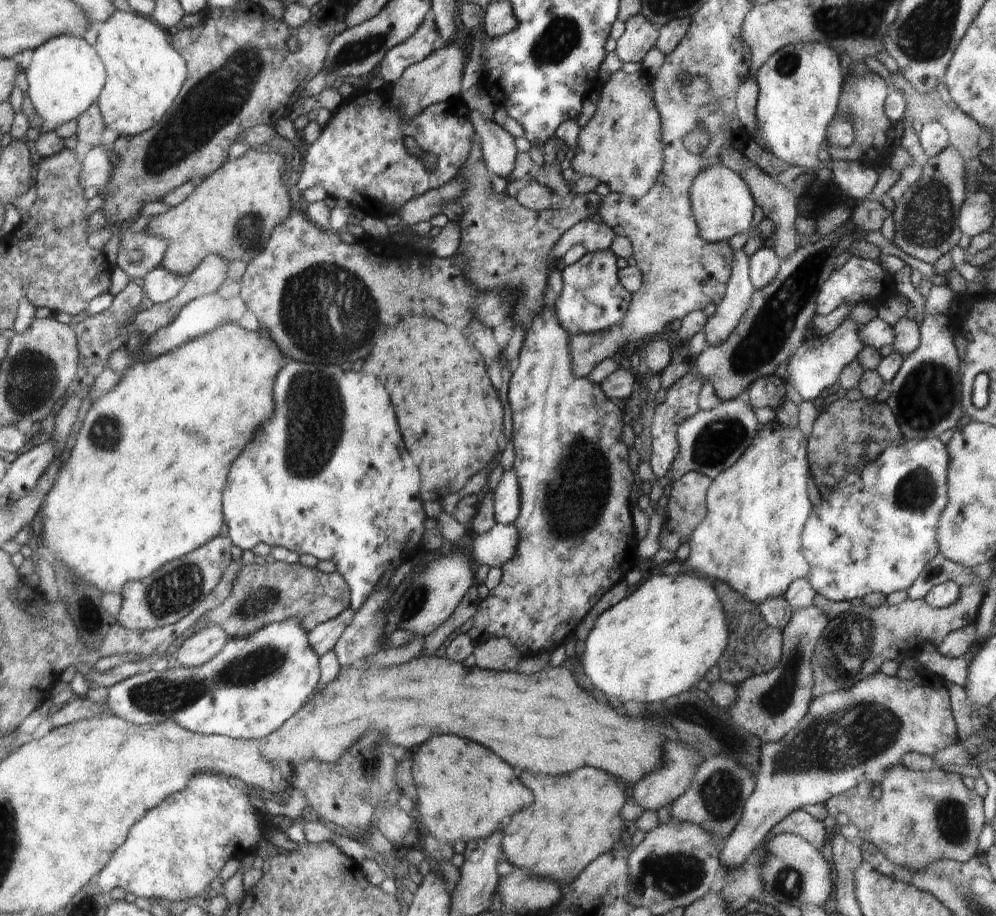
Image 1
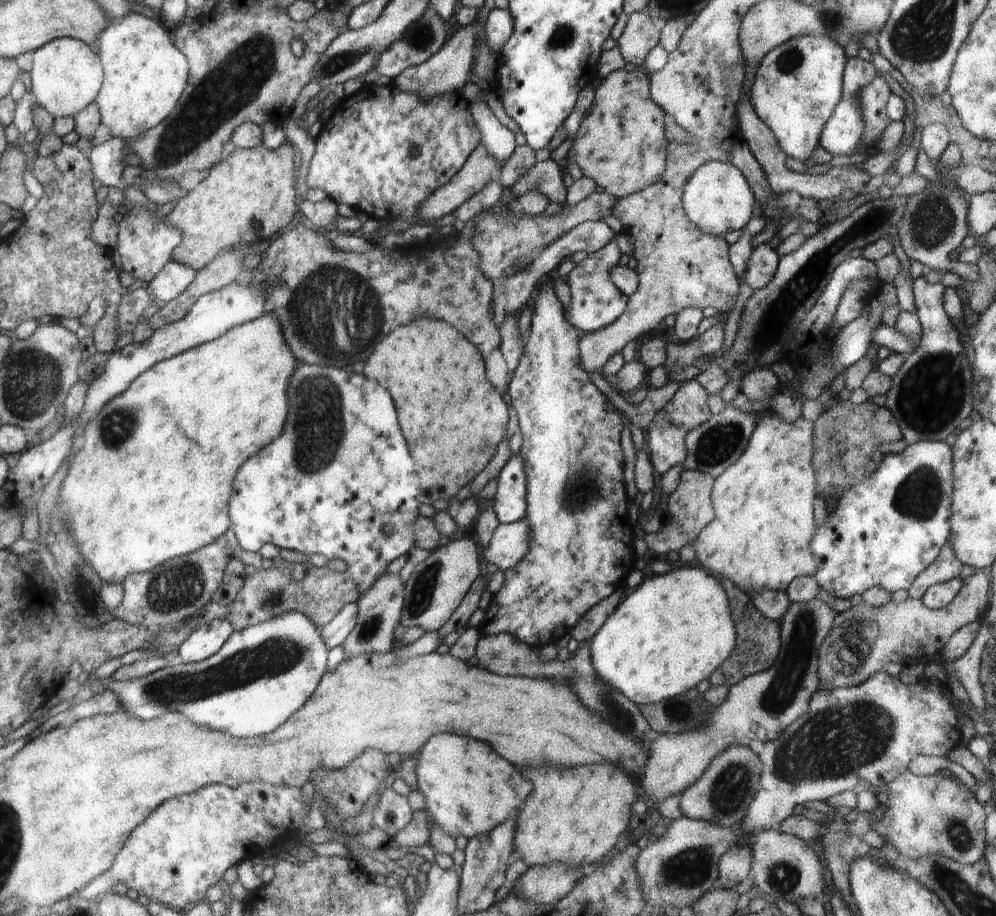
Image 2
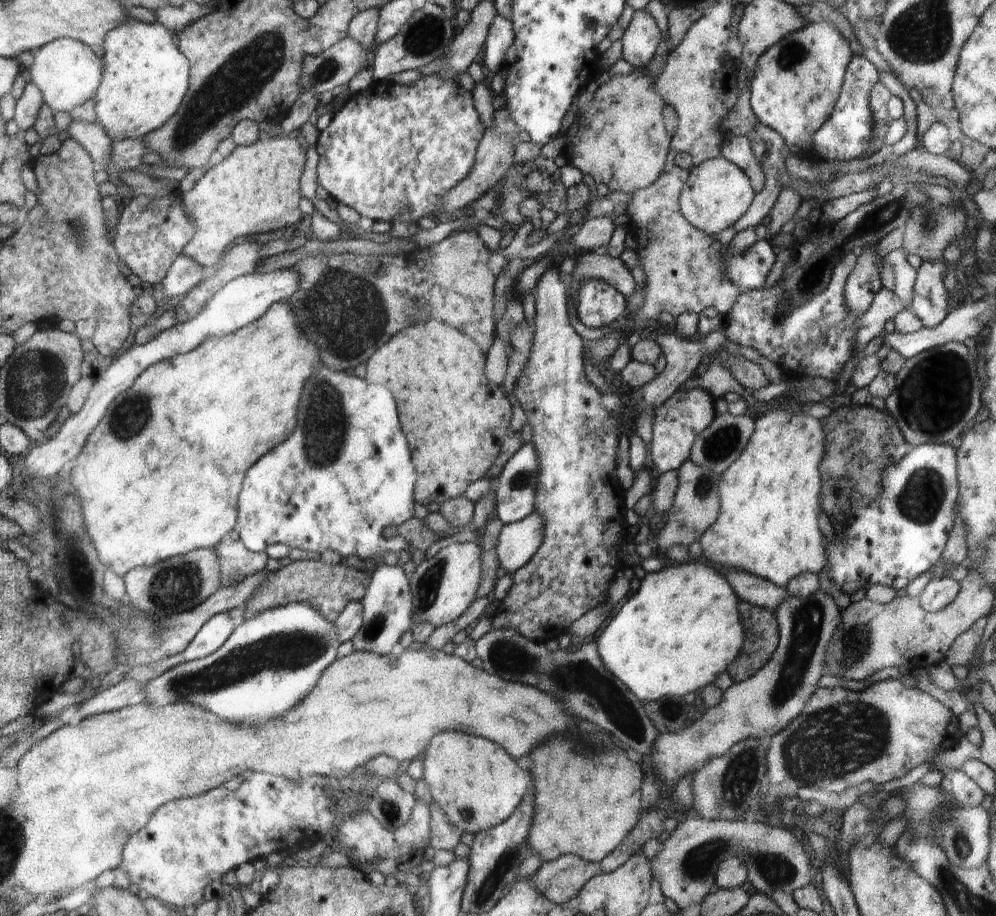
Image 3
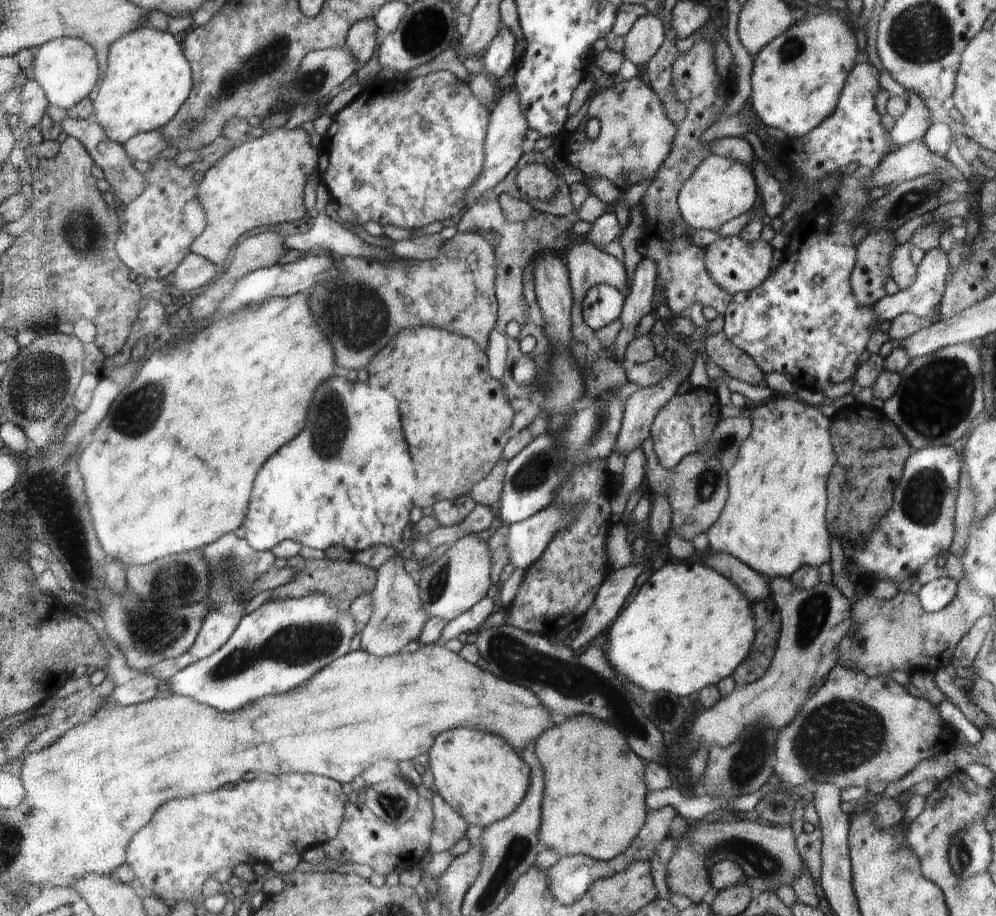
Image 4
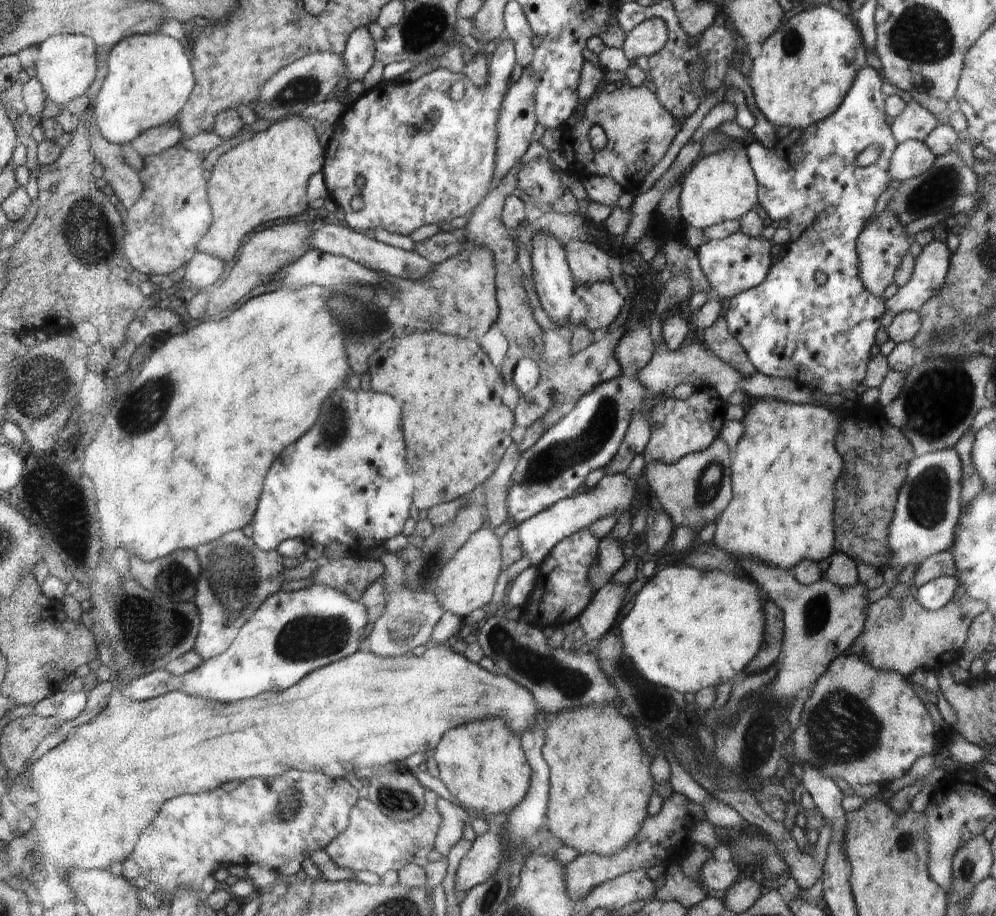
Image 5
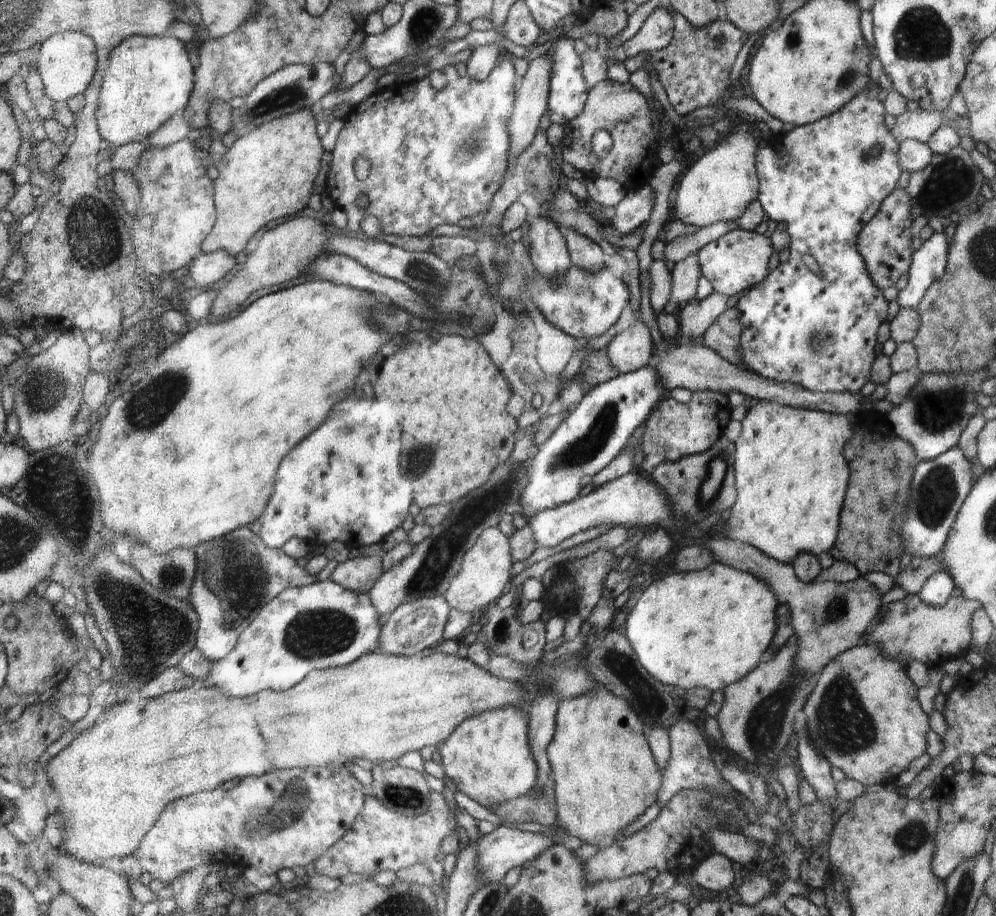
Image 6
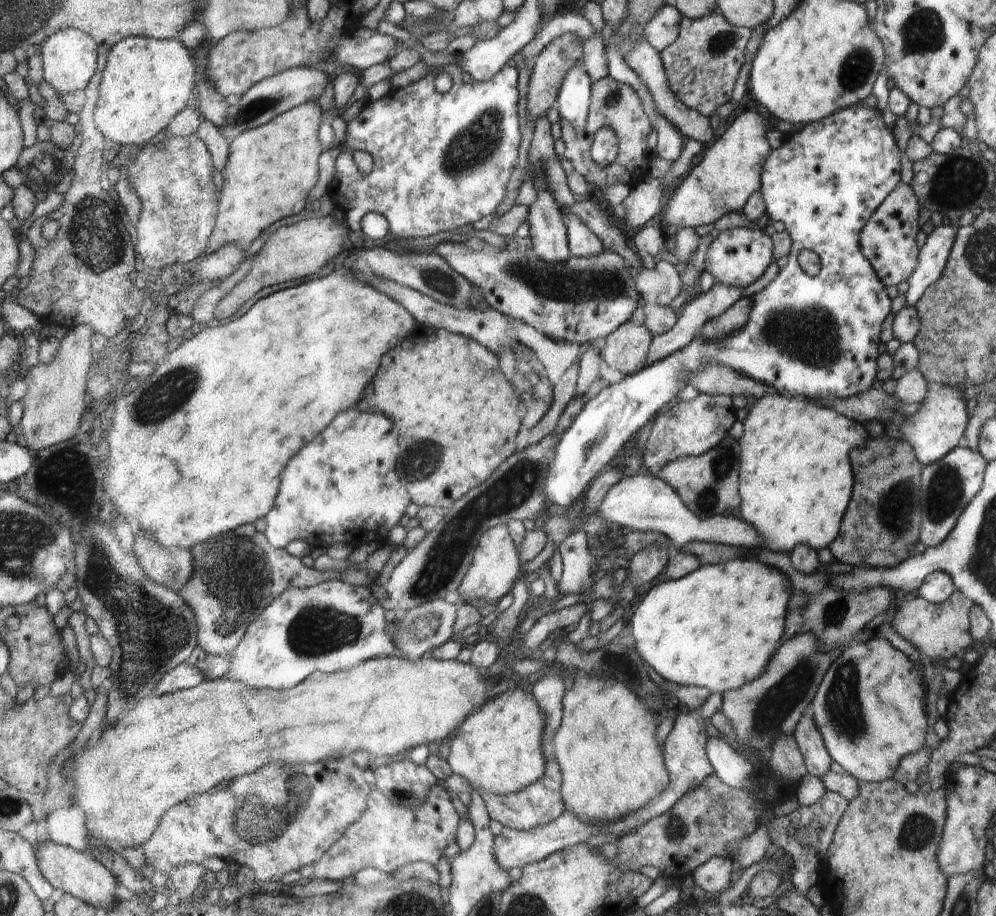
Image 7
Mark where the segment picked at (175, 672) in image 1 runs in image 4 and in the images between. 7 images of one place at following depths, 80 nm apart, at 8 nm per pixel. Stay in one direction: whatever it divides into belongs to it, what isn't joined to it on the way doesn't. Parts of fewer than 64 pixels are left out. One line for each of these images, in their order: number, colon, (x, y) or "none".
2: (264, 675)
3: (277, 657)
4: (281, 645)

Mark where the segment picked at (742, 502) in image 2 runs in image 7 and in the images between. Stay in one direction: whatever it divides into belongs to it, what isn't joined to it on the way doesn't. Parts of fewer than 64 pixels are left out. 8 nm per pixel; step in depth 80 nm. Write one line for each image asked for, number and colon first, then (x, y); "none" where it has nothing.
3: (770, 494)
4: (776, 521)
5: (785, 466)
6: (789, 462)
7: (796, 477)

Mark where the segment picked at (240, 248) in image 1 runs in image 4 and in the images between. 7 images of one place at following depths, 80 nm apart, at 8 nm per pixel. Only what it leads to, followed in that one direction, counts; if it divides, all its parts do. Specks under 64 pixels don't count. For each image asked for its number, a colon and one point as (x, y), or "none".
2: (251, 192)
3: (256, 188)
4: (260, 183)

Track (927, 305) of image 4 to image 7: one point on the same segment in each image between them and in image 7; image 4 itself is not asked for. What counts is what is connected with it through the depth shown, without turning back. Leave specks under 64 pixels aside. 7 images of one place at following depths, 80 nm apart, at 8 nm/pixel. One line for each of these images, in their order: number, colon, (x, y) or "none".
5: (931, 267)
6: (930, 262)
7: (934, 254)

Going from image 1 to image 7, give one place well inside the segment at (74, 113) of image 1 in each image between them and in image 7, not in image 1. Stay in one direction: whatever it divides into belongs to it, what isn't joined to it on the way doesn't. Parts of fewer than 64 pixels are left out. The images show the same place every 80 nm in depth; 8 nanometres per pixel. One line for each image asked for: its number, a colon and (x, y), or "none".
2: (66, 76)
3: (66, 71)
4: (65, 67)
5: (66, 65)
6: (66, 62)
7: (69, 57)

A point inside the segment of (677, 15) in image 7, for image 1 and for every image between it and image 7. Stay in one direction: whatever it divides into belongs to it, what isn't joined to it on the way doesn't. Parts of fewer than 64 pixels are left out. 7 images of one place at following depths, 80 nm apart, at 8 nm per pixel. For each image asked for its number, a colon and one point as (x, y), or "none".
1: (640, 35)
2: (640, 34)
3: (640, 40)
4: (645, 37)
5: (647, 35)
6: (656, 33)

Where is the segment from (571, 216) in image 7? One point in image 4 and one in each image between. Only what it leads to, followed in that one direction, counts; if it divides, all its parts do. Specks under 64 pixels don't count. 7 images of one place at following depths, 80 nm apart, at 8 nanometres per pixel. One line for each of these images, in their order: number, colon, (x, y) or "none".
4: (589, 265)
5: (589, 263)
6: (585, 253)

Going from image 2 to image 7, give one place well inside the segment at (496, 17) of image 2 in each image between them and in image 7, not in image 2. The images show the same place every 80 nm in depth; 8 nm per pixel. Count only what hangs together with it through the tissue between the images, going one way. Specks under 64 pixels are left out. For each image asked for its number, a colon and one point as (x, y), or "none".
3: (501, 35)
4: (499, 57)
5: (422, 152)
6: (440, 156)
7: (451, 154)

